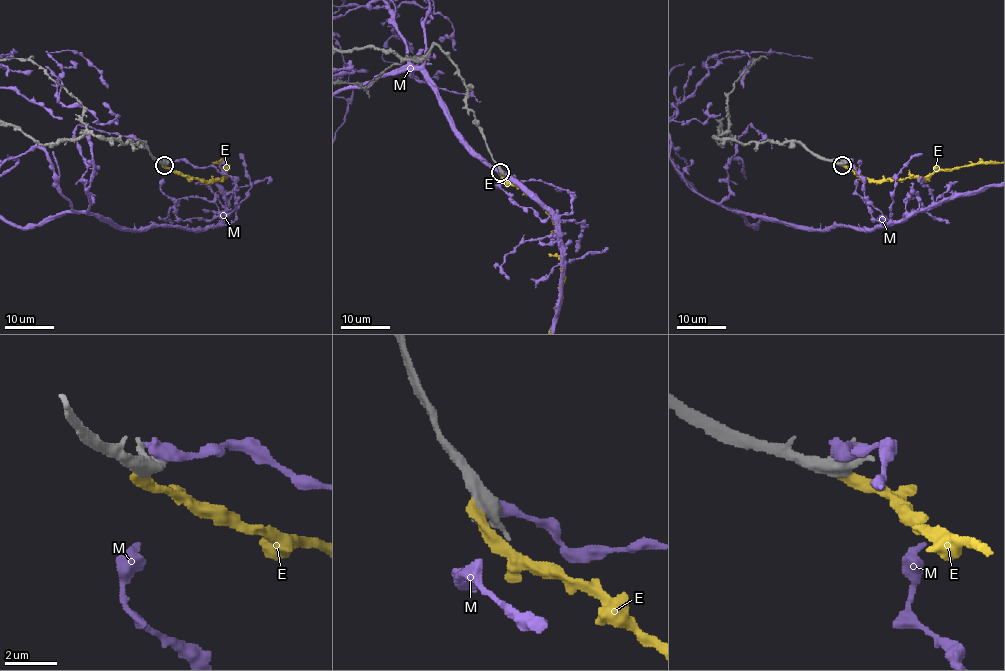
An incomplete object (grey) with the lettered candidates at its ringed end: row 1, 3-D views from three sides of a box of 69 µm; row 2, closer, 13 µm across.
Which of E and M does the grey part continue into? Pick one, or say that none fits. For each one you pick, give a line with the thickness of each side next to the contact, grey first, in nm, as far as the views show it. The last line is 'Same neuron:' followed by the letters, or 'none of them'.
E: calibres 440 and 400 nm
Same neuron: E

